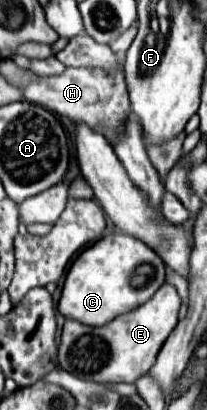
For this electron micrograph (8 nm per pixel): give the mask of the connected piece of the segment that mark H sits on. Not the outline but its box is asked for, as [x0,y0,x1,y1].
[23,67,129,143]

